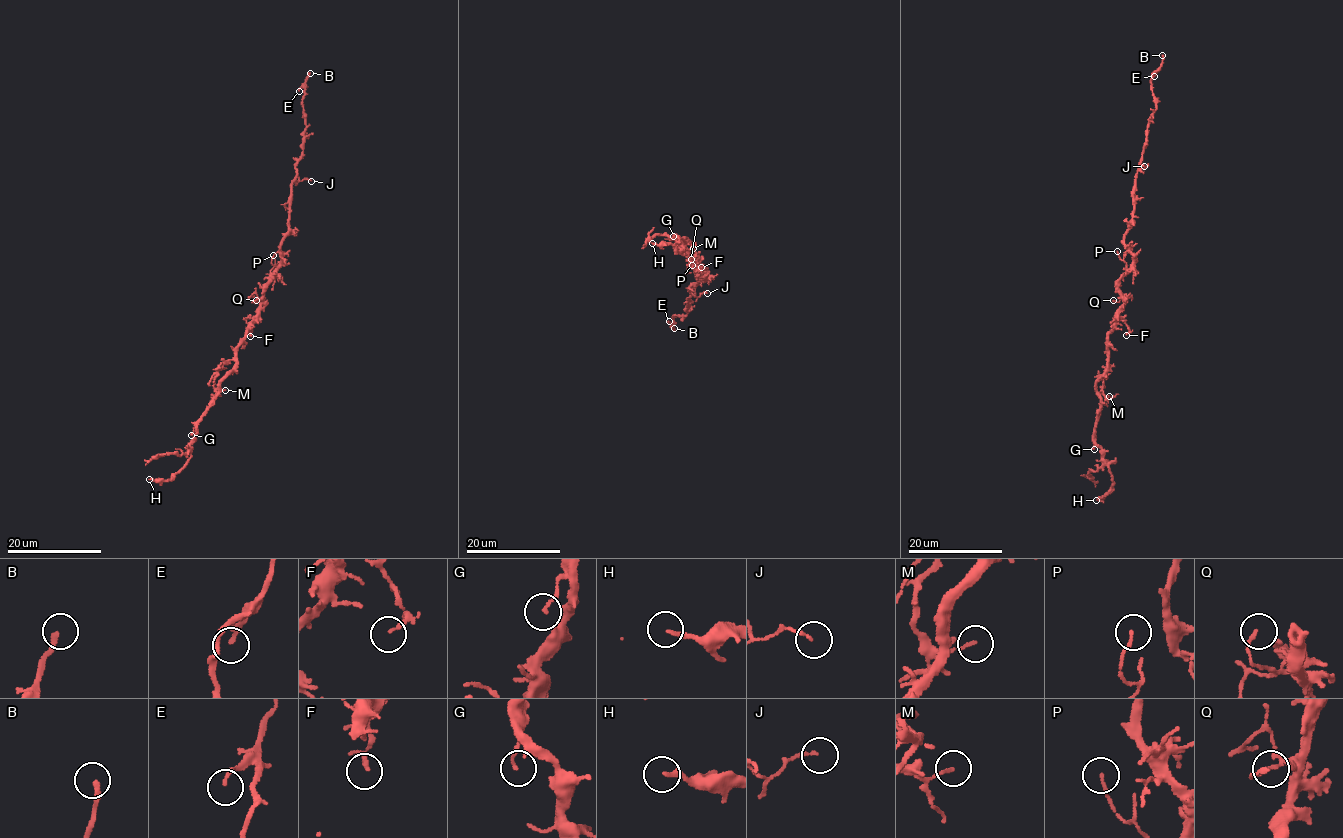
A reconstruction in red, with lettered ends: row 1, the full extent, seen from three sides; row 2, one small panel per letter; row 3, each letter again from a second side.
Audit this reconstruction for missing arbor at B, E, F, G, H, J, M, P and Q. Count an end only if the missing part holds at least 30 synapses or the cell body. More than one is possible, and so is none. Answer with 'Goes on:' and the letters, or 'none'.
Goes on: B

